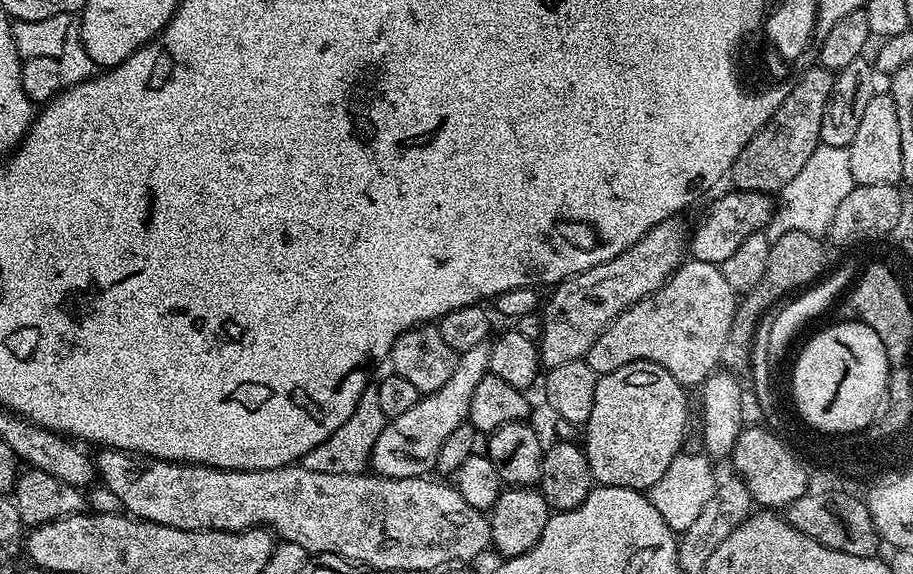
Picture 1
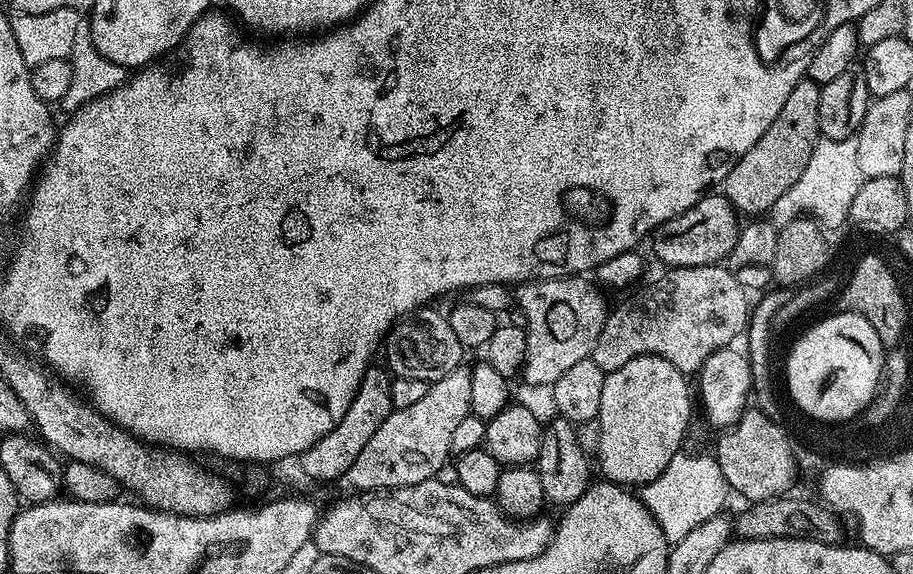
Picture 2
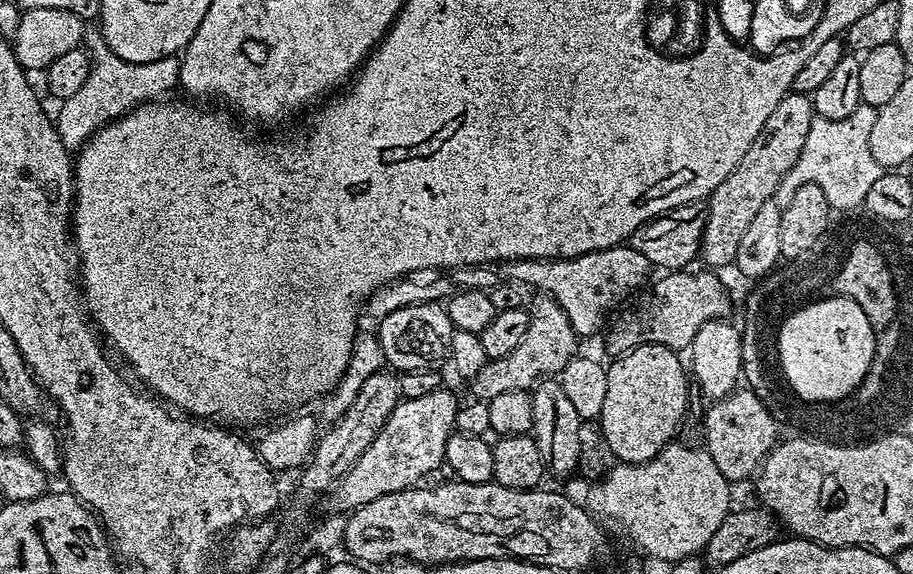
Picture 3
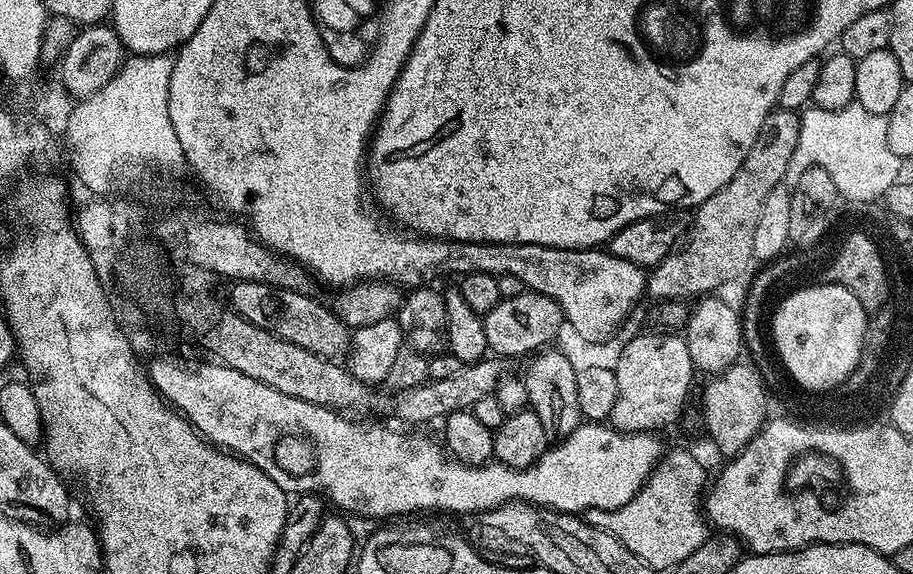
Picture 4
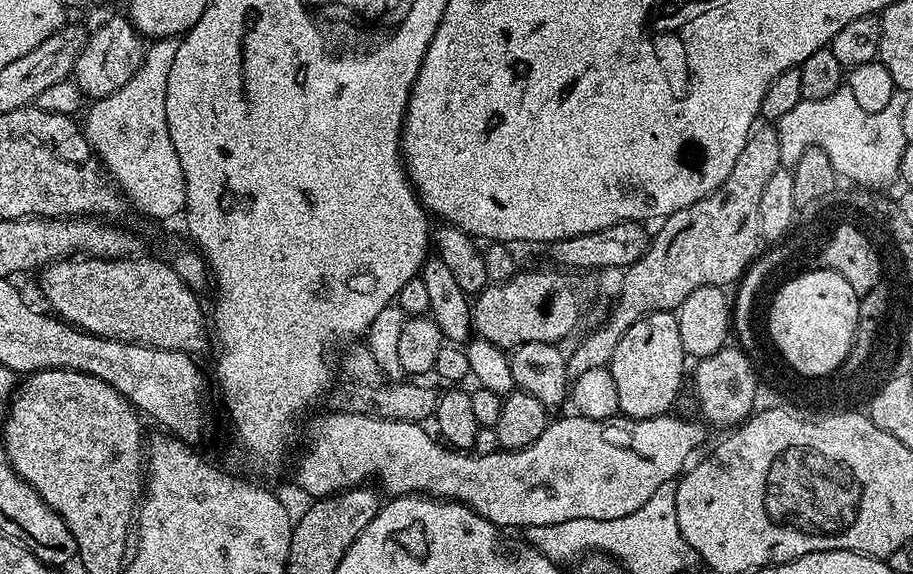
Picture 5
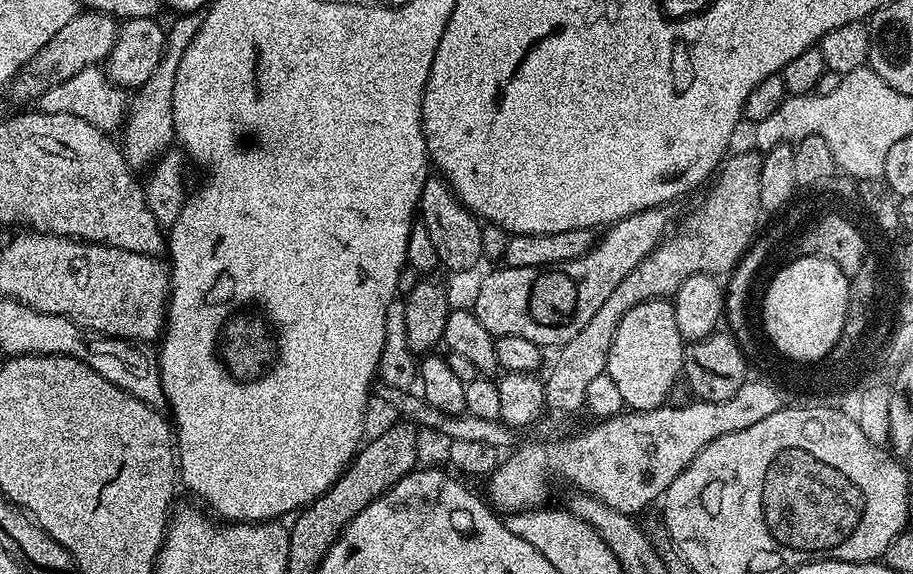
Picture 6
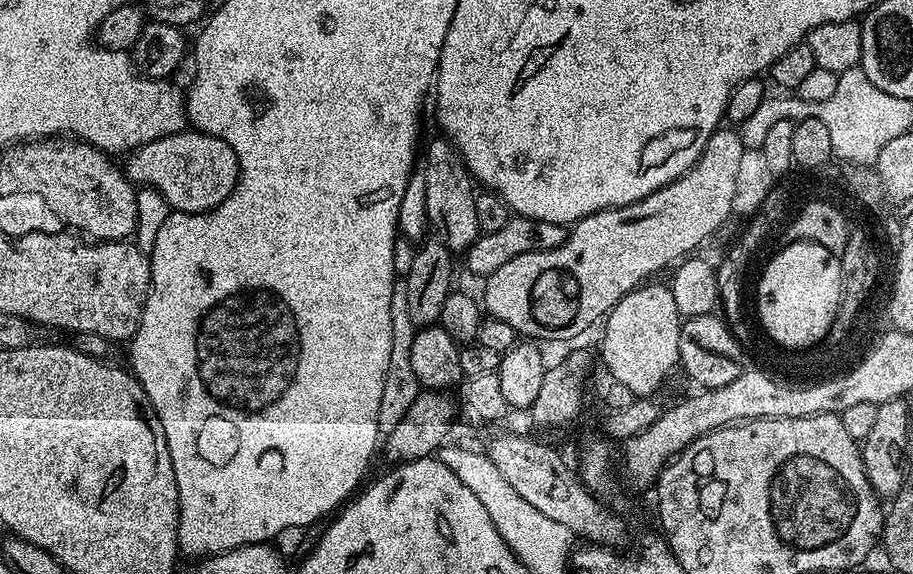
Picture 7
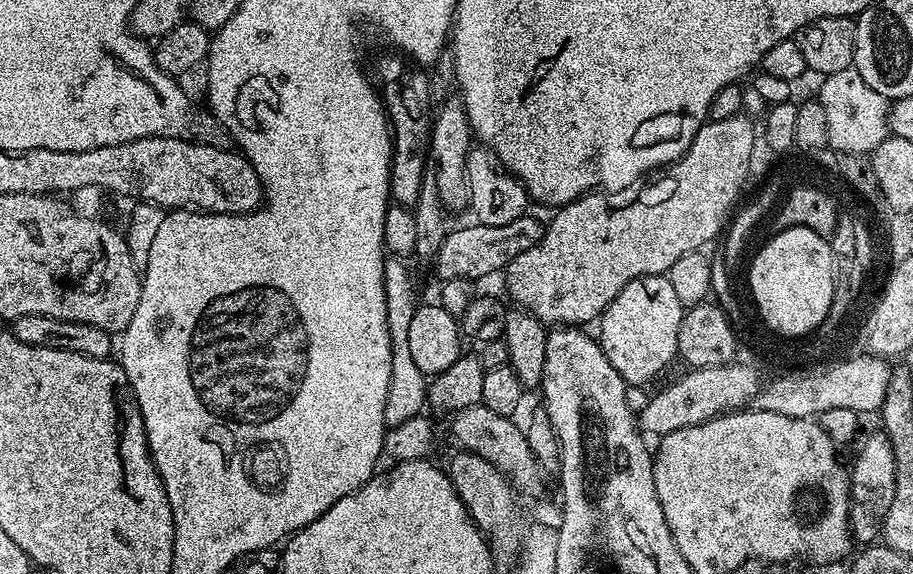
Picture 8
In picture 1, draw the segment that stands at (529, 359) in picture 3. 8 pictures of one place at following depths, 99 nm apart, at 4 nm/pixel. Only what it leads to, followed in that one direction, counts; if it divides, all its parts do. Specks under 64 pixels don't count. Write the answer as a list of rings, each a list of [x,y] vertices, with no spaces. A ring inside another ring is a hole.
[[[673,218],[670,220],[663,220],[661,224],[658,226],[654,226],[653,228],[649,228],[648,232],[644,237],[642,237],[639,242],[637,242],[634,246],[630,246],[627,248],[625,252],[622,254],[618,254],[613,260],[607,260],[604,264],[599,264],[598,266],[594,266],[590,270],[586,270],[585,272],[580,272],[576,276],[572,276],[568,280],[561,280],[559,284],[555,285],[551,289],[552,297],[547,297],[546,307],[542,312],[542,322],[541,322],[541,336],[538,341],[538,347],[540,350],[540,363],[543,365],[545,369],[556,368],[558,366],[562,366],[563,363],[574,362],[575,360],[584,360],[587,357],[588,351],[590,350],[590,346],[594,346],[594,342],[599,338],[602,334],[602,330],[606,326],[610,326],[610,322],[614,322],[614,318],[618,318],[618,314],[622,314],[633,304],[634,302],[638,302],[642,298],[646,298],[650,294],[654,294],[654,290],[658,290],[661,288],[667,280],[672,277],[672,273],[676,271],[677,268],[680,267],[682,261],[686,256],[686,249],[690,244],[690,228],[689,225],[683,224],[683,219]]]

